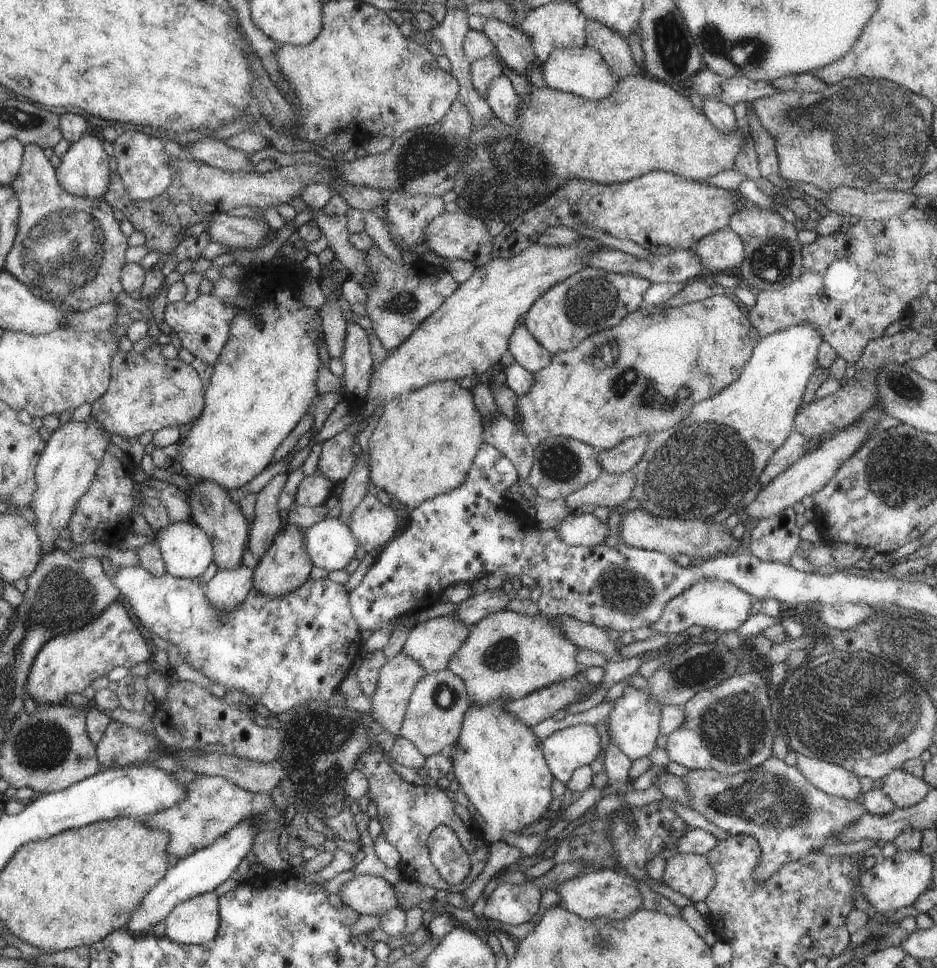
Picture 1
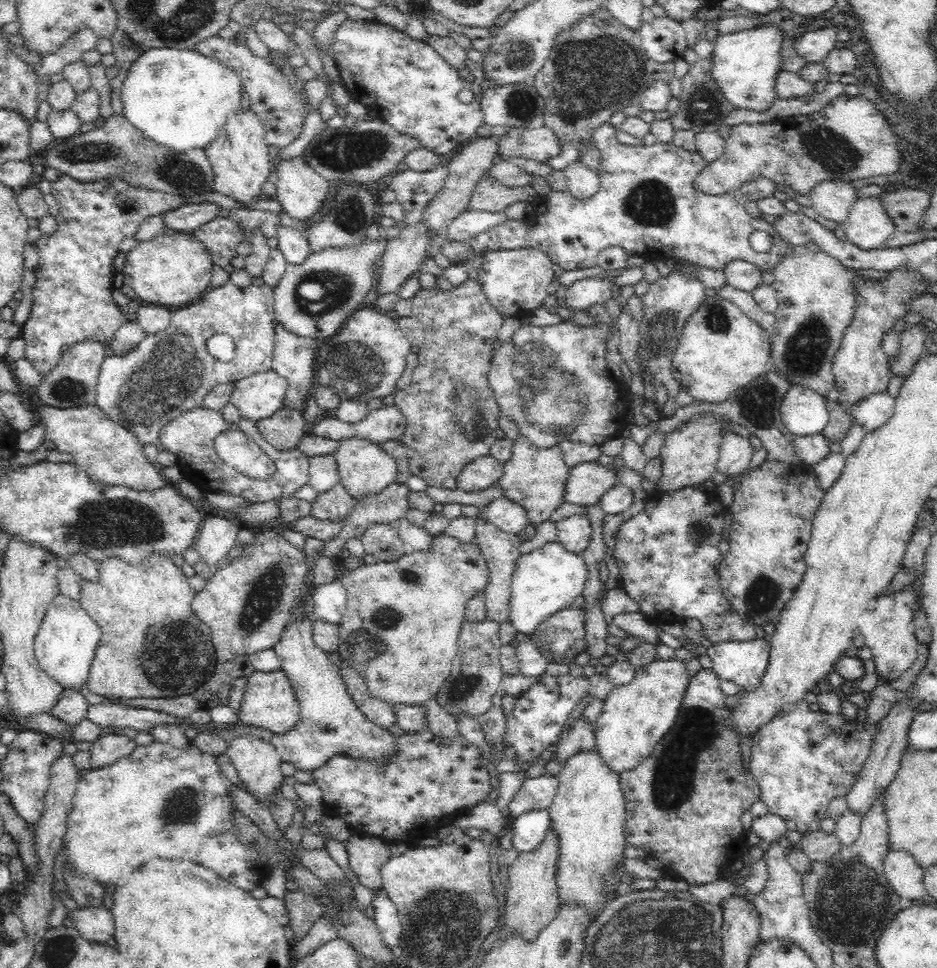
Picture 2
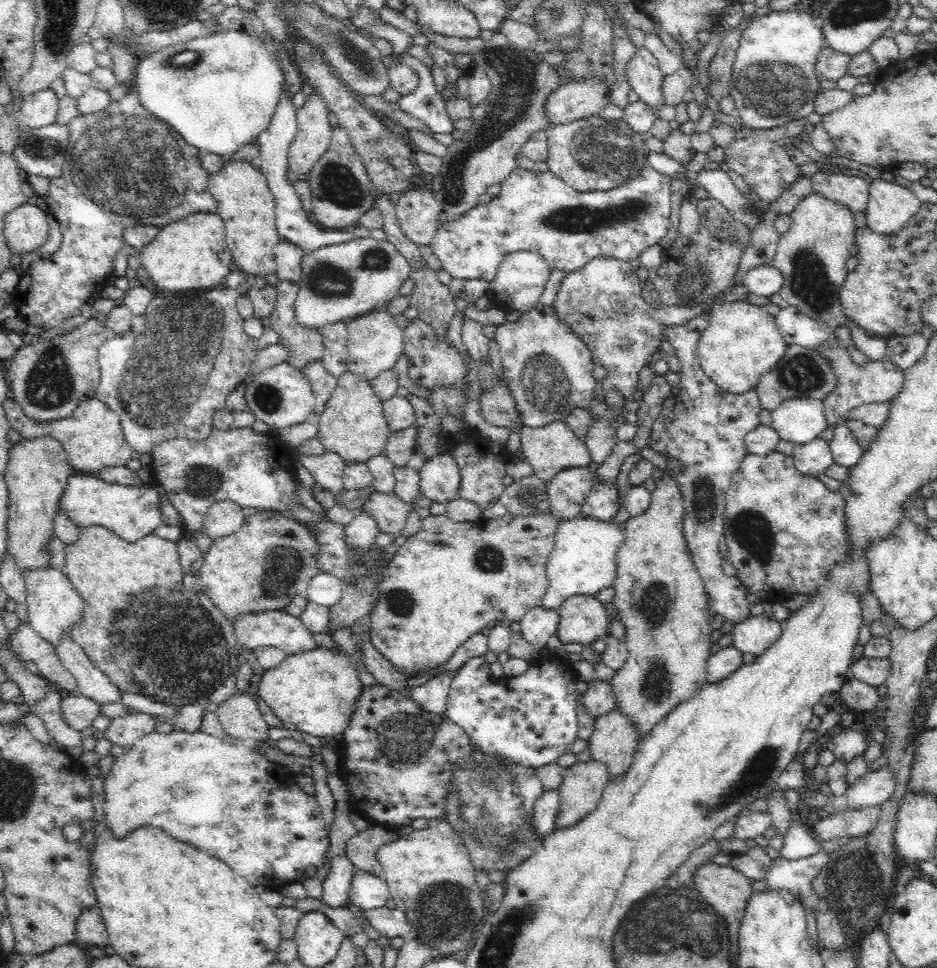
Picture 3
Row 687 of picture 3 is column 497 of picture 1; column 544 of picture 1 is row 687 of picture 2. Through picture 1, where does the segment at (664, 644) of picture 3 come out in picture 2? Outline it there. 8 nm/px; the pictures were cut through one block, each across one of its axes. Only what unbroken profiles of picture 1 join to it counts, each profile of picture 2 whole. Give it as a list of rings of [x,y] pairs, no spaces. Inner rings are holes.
[[[655,660],[637,668],[636,678],[628,685],[617,686],[603,700],[599,719],[593,724],[595,751],[617,775],[636,768],[648,758],[656,742],[675,724],[689,684],[686,665],[680,662]]]

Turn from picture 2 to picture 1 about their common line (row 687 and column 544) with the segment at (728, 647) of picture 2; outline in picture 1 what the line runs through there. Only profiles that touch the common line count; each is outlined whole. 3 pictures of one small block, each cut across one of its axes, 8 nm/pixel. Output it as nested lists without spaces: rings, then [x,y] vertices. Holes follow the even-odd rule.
[[[588,723],[561,728],[549,734],[542,746],[555,780],[563,784],[576,768],[591,764],[600,750],[600,737],[593,724]]]

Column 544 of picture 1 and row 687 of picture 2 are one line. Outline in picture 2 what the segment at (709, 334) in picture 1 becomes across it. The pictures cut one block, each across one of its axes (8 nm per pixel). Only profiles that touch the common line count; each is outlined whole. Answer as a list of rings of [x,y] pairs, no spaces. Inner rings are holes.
[[[438,535],[428,552],[407,551],[396,562],[363,563],[356,568],[340,569],[335,580],[346,589],[346,606],[338,624],[336,652],[349,668],[362,675],[368,694],[390,706],[421,705],[429,702],[450,676],[459,647],[460,624],[465,620],[465,606],[475,594],[484,592],[488,582],[487,562],[475,542],[462,543]]]

